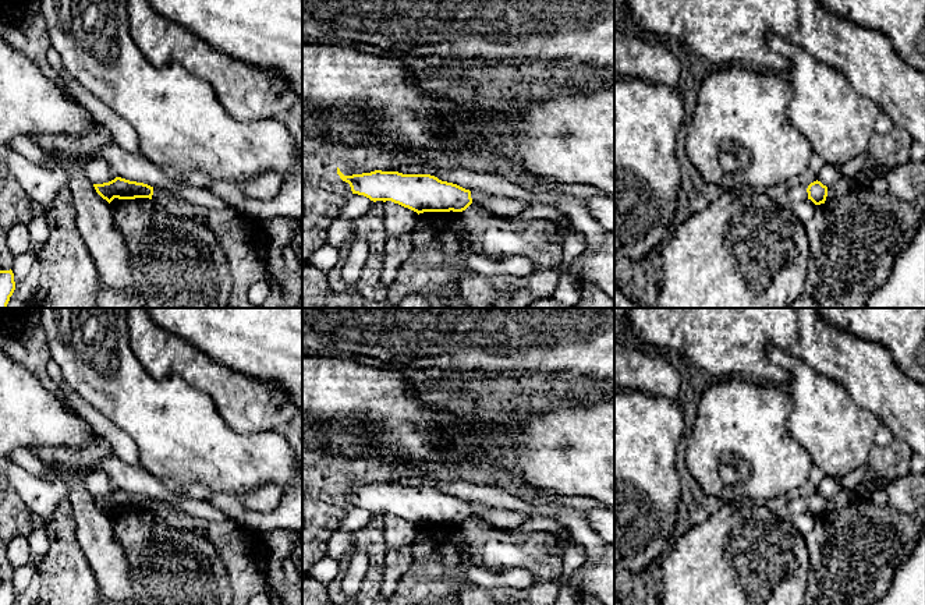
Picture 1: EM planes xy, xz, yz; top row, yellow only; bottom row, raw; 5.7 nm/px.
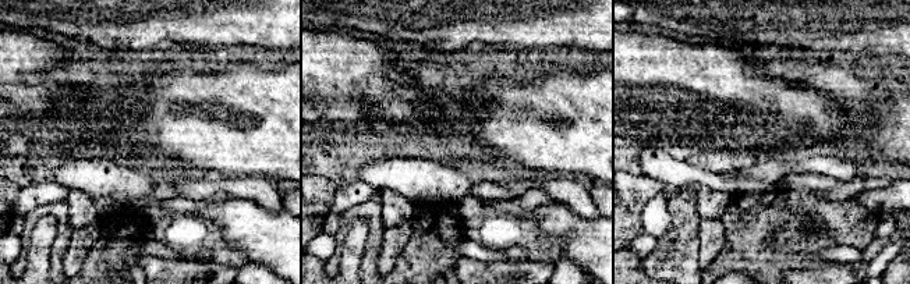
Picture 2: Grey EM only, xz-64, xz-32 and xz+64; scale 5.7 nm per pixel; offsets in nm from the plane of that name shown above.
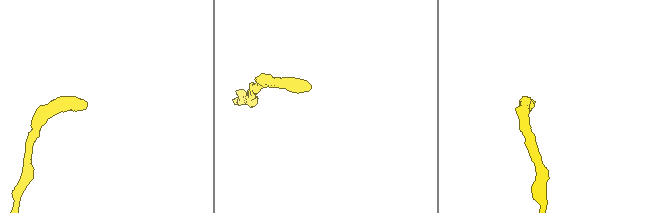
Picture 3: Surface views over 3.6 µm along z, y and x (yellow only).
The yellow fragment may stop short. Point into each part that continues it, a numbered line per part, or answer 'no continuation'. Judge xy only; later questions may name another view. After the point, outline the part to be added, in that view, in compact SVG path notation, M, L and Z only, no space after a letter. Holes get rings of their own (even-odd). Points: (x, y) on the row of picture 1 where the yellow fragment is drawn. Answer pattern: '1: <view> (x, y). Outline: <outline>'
no continuation

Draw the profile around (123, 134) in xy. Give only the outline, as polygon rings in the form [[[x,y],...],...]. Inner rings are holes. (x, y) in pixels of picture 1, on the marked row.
[[[65,70],[57,74],[64,81],[71,99],[86,107],[95,121],[109,130],[113,144],[131,153],[142,155],[137,132],[123,117],[117,116],[100,99],[79,85]]]

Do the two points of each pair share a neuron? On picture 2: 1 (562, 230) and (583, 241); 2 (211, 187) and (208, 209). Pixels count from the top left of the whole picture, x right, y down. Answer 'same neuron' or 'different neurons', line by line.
1: same neuron
2: different neurons

